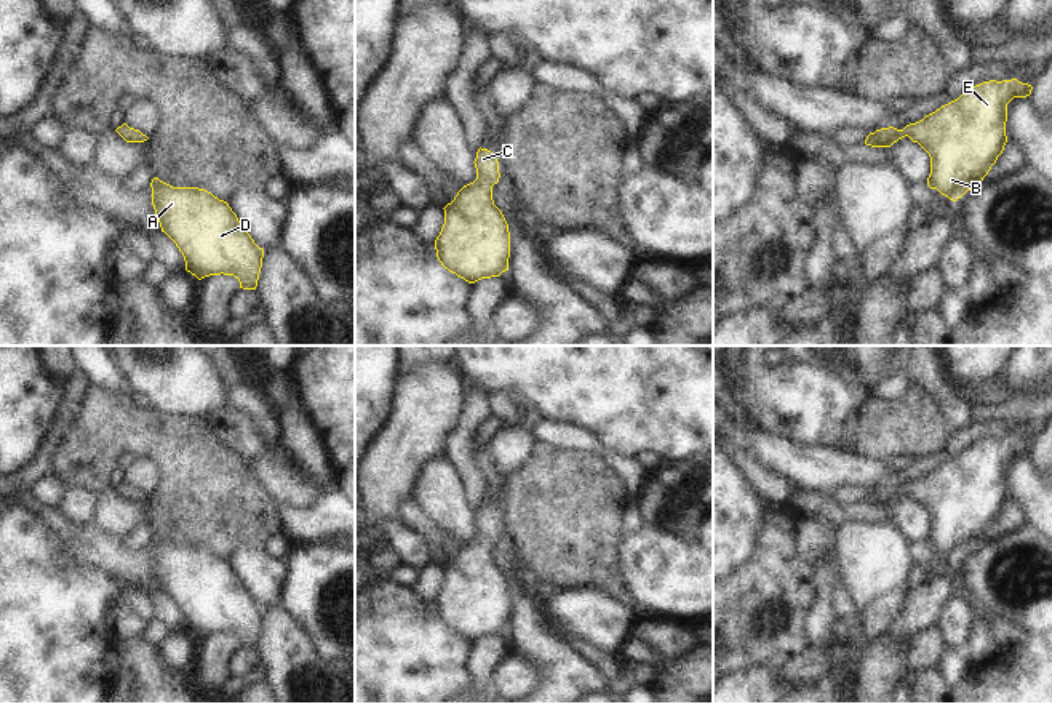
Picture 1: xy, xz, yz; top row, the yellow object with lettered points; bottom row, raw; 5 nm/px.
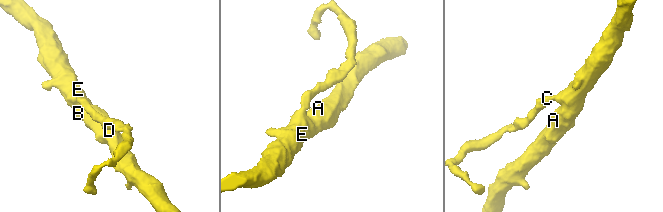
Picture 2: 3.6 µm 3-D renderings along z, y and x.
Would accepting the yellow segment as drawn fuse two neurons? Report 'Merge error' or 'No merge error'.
No merge error

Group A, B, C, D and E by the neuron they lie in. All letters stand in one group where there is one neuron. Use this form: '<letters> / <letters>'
A B C D E

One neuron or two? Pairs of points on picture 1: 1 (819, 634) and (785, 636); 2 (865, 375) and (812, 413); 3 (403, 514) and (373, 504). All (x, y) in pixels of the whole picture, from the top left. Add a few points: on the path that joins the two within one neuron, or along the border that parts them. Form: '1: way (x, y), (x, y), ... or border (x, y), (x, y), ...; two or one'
1: border (814, 597), (804, 621), (806, 647); two
2: border (819, 367), (849, 384), (865, 386), (870, 391); two
3: border (408, 496), (398, 504), (395, 517); two

